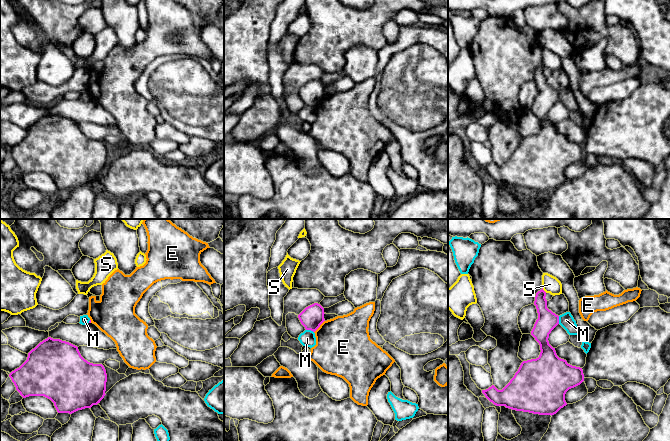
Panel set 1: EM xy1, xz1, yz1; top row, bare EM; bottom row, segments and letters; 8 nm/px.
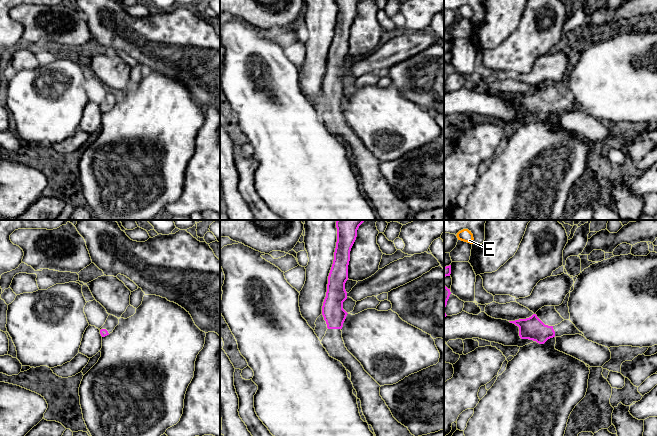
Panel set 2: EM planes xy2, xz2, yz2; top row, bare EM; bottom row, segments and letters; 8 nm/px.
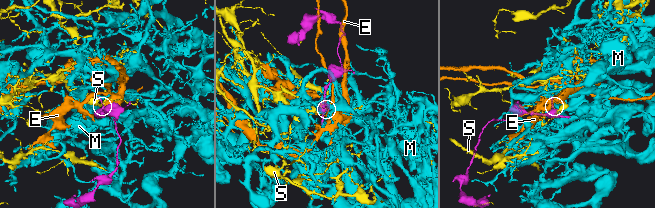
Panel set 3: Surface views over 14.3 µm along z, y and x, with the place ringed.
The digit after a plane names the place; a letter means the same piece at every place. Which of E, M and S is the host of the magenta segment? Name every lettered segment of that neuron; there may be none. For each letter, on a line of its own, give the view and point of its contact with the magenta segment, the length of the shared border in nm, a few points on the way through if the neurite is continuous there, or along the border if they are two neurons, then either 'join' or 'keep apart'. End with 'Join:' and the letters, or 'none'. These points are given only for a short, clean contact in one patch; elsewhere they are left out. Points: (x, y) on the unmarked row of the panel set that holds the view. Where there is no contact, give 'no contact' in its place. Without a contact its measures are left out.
E: contact xz1 (319, 102); length 130 nm; border xz1 (324, 96), (314, 108); keep apart
M: contact xz1 (310, 105); length 70 nm; border xz1 (306, 105), (310, 105), (313, 108); keep apart
S: contact yz1 (543, 66); length 60 nm; keep apart
Join: none

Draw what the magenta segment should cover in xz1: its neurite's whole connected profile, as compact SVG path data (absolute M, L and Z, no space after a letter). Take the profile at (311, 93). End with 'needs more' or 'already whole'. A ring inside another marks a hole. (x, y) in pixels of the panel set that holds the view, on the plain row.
M314 79L306 83L298 94L306 106L315 108L325 97L324 90L324 84L320 80Z; already whole

